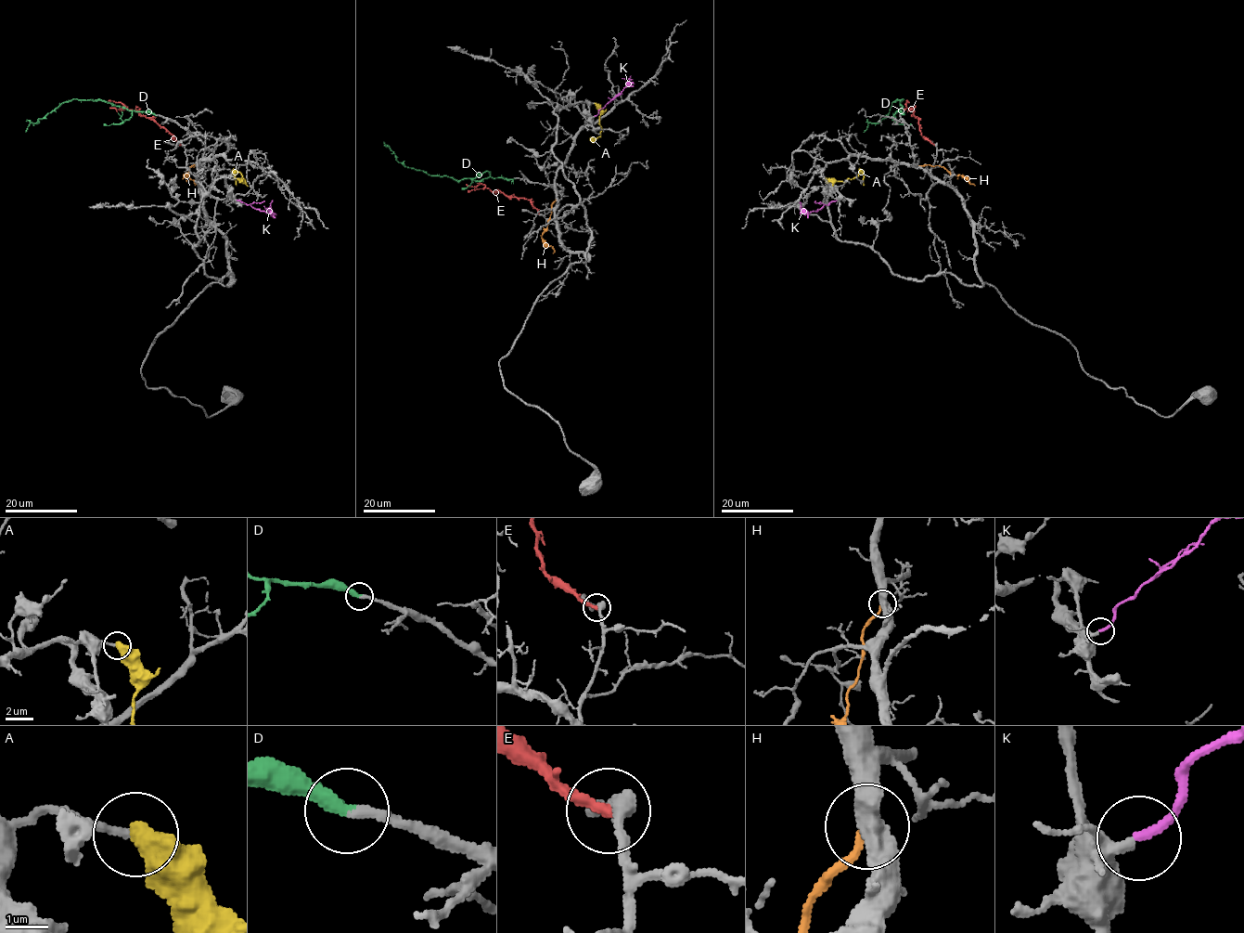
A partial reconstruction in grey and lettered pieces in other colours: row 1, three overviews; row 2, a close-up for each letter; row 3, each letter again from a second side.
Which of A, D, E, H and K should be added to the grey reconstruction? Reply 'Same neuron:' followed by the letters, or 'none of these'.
Same neuron: D, K

